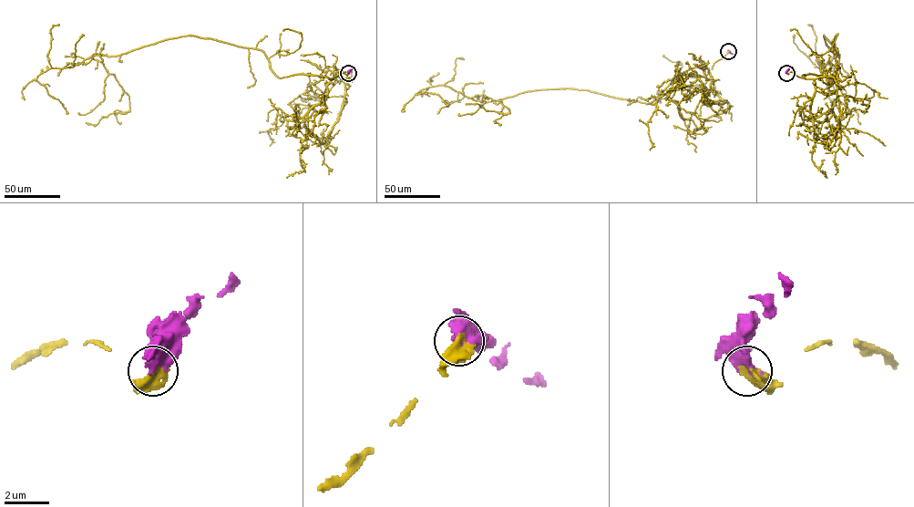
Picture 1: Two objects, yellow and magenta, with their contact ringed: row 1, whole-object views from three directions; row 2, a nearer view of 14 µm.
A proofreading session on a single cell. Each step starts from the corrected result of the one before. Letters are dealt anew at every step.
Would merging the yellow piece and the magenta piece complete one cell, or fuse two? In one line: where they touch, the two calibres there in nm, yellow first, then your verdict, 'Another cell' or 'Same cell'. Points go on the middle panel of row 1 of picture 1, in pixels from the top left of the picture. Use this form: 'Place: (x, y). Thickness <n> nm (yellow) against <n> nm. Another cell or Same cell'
Place: (728, 51). Thickness 600 nm (yellow) against 600 nm. Same cell

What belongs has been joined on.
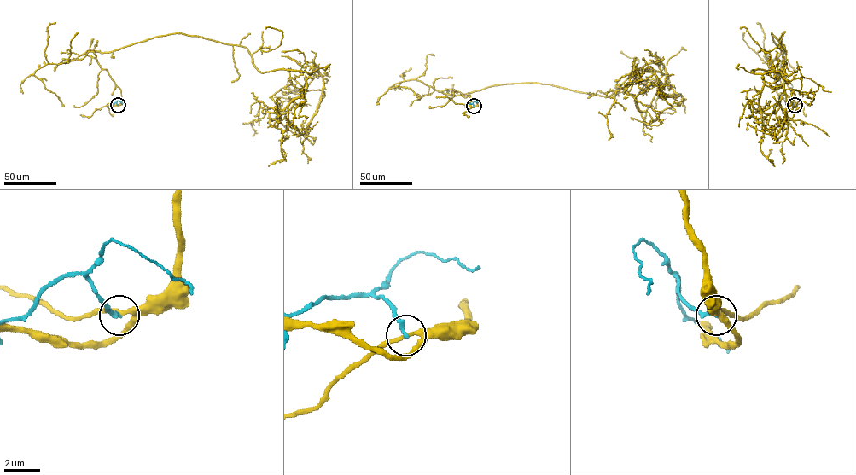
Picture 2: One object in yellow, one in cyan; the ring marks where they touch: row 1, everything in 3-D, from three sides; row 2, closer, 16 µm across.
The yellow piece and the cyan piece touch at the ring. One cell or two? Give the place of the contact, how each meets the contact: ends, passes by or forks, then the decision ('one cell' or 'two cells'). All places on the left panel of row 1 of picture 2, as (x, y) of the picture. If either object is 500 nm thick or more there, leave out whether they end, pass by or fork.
(118, 105) | yellow passes by | cyan ends | two cells

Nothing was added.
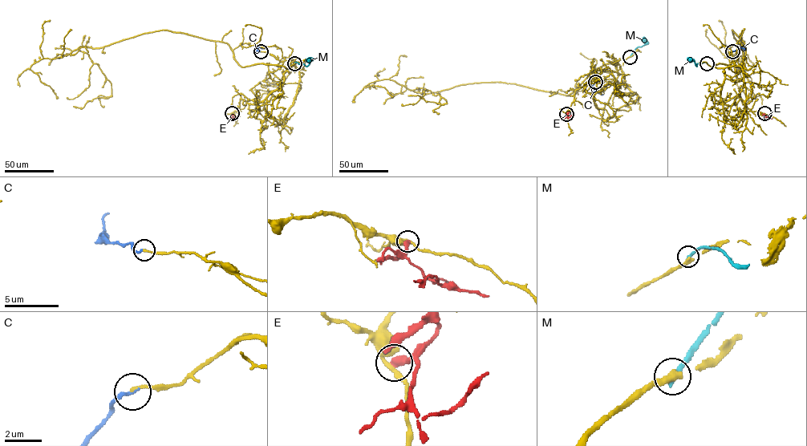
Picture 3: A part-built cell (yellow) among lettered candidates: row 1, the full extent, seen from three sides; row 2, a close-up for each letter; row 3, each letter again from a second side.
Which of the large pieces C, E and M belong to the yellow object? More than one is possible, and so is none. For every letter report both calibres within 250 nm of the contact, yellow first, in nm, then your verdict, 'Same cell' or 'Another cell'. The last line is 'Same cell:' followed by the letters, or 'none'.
C: Thickness 170 nm (yellow) against 200 nm. Same cell
E: Thickness 240 nm (yellow) against 440 nm. Another cell
M: Thickness 320 nm (yellow) against 320 nm. Another cell
Same cell: C

